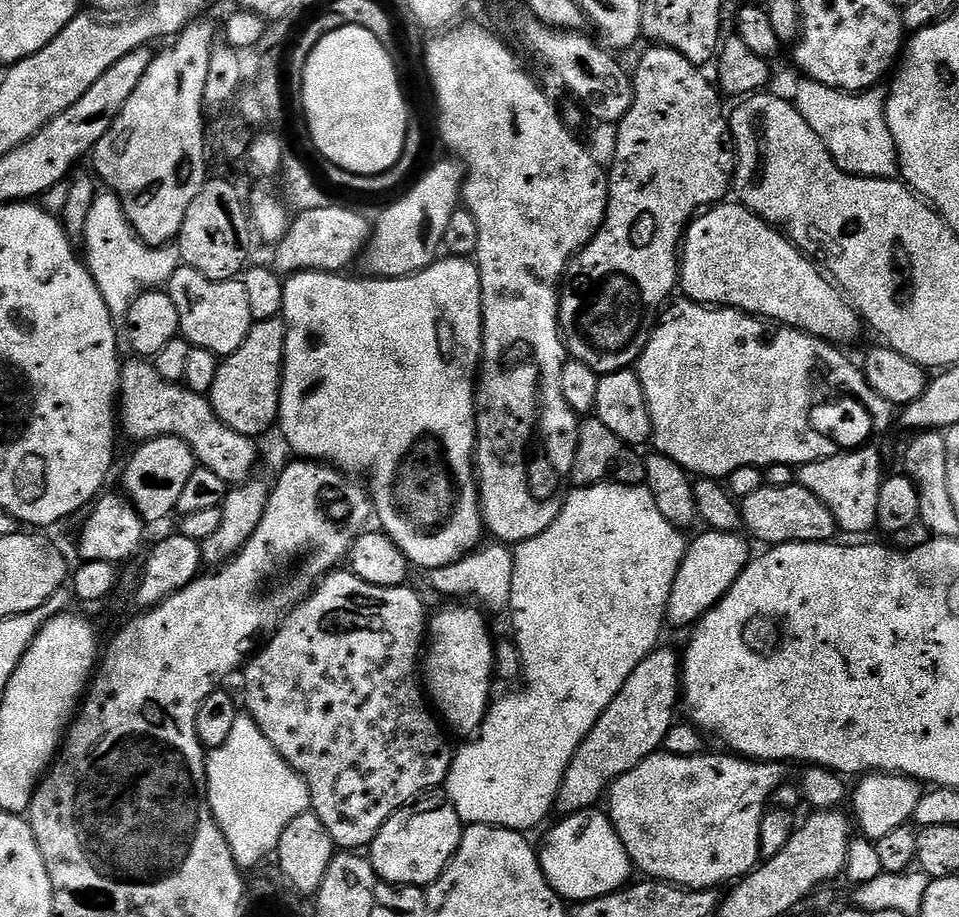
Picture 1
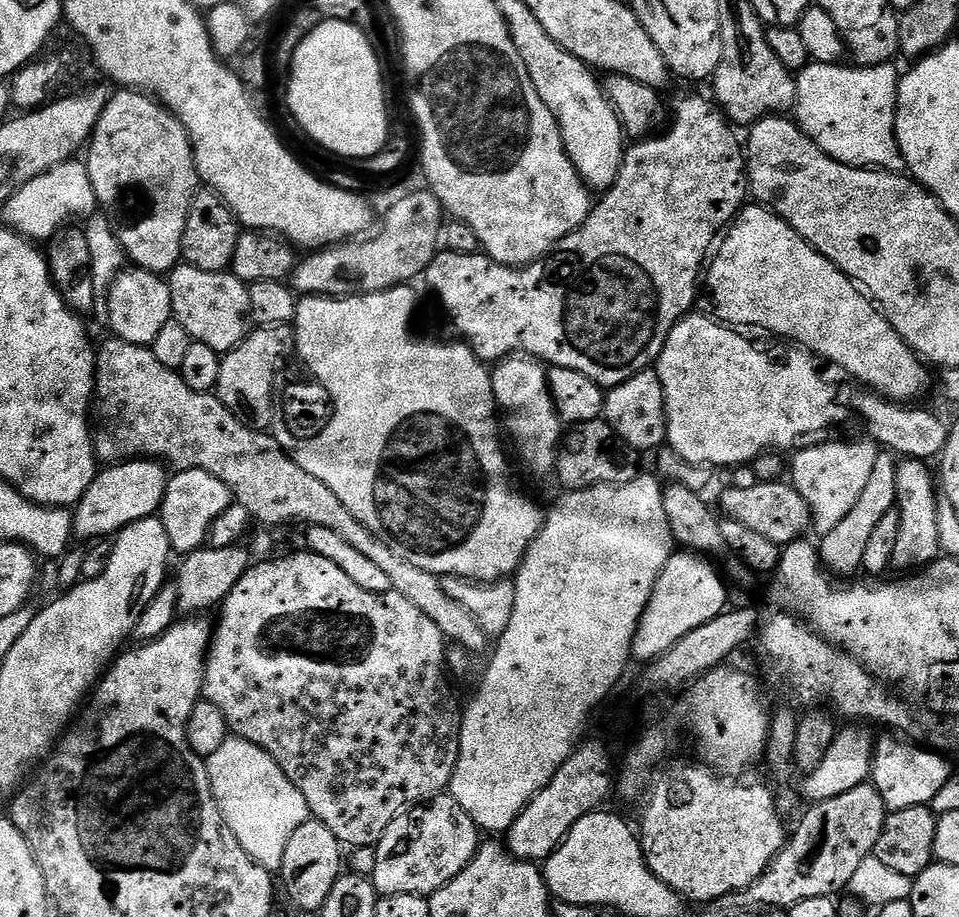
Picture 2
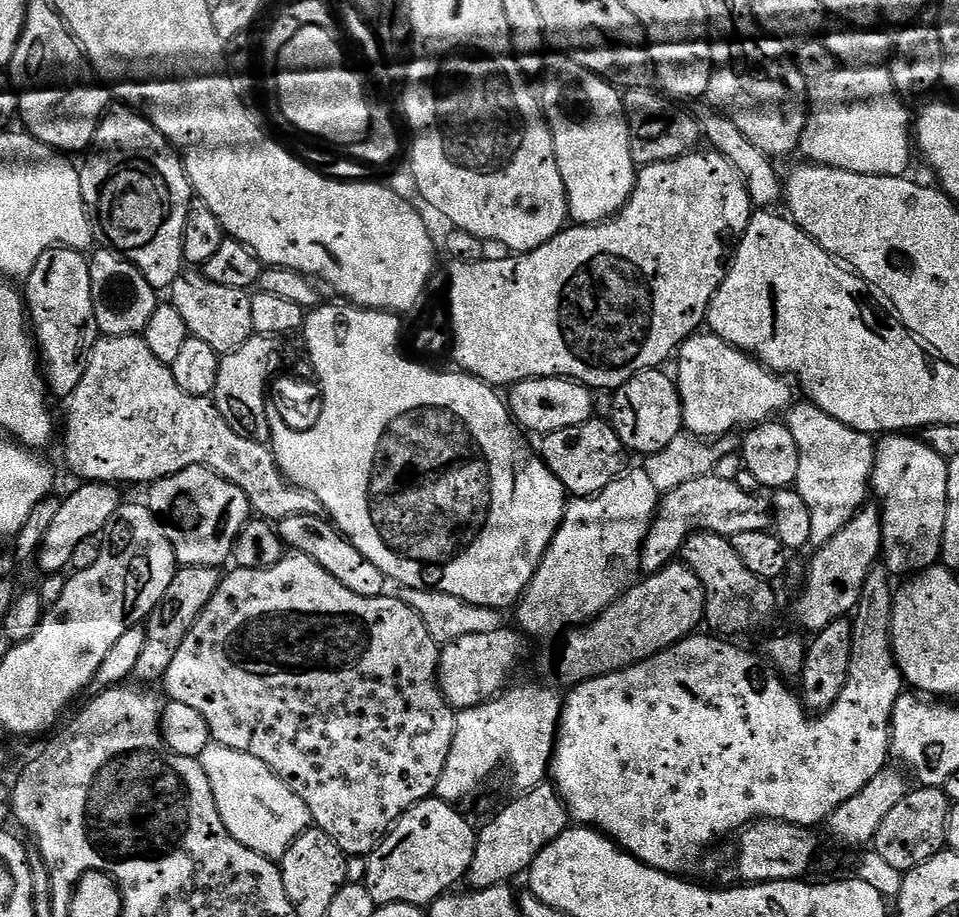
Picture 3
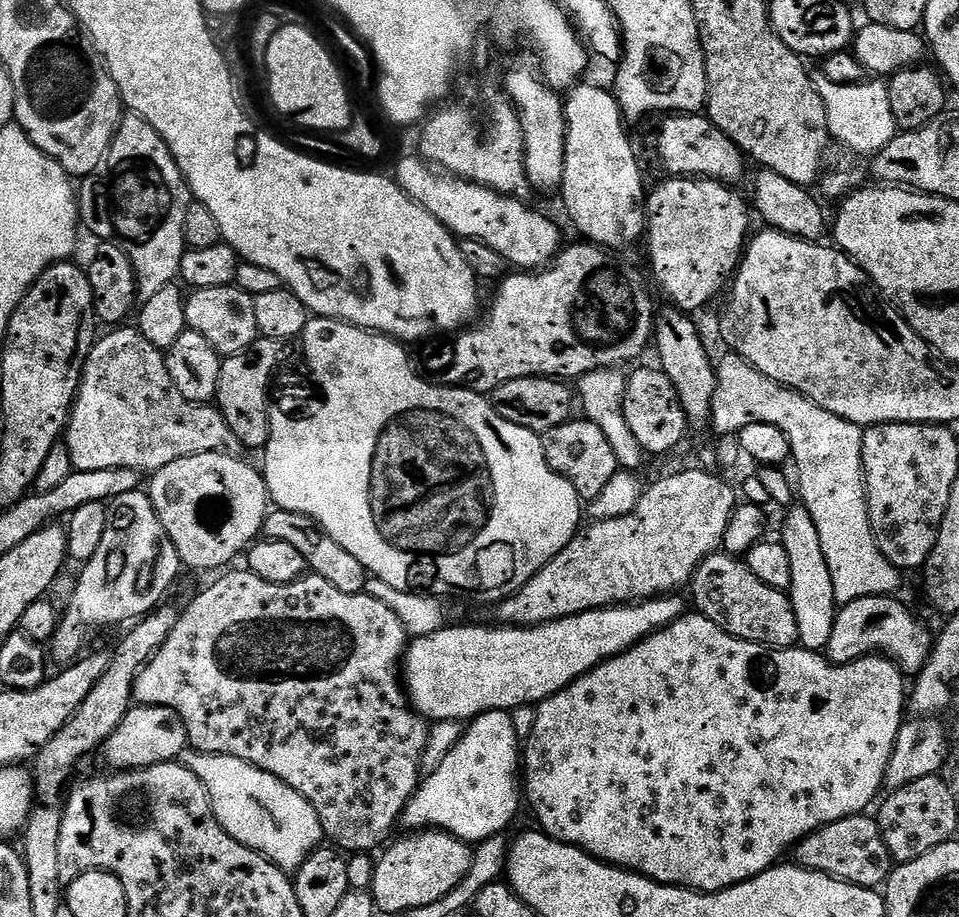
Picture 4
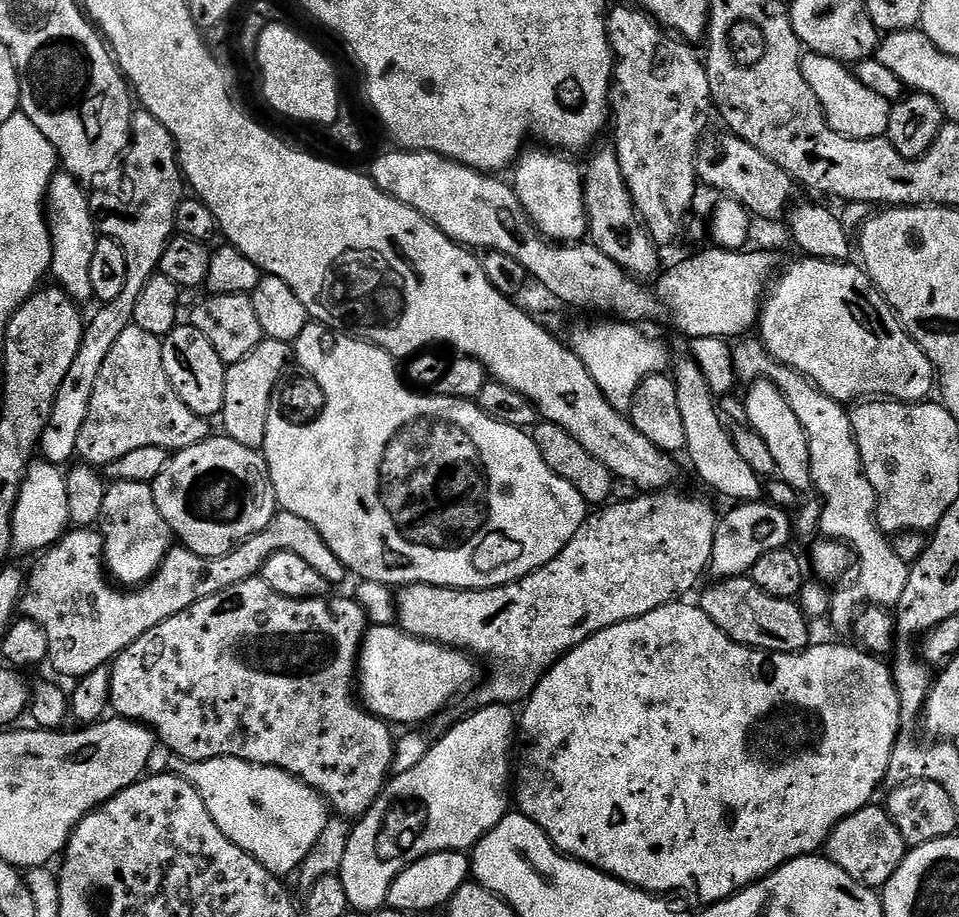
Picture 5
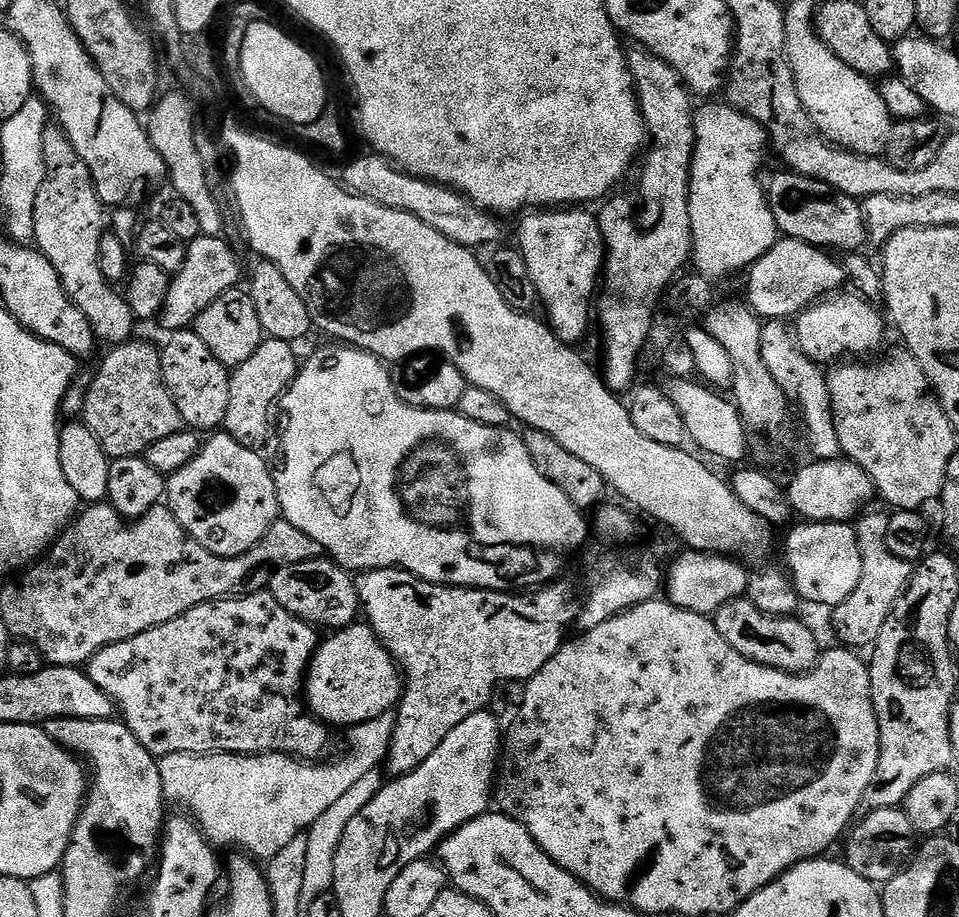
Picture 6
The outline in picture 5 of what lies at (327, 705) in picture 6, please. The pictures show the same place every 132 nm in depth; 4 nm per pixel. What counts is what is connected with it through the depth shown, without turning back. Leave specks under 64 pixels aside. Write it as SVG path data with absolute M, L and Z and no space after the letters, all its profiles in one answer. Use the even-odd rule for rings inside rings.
M374 624L364 633L360 644L358 696L363 707L389 725L420 726L423 720L431 721L439 716L455 696L477 683L473 663L475 661L459 649L420 640L392 624Z

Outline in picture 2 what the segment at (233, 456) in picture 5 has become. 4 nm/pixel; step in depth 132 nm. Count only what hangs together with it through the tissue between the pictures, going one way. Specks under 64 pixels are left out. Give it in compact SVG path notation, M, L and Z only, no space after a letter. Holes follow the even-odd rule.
M206 470L176 472L168 481L164 501L158 513L162 526L166 526L173 553L187 554L205 547L212 523L233 502L232 491L221 480L214 478L214 474L206 474Z

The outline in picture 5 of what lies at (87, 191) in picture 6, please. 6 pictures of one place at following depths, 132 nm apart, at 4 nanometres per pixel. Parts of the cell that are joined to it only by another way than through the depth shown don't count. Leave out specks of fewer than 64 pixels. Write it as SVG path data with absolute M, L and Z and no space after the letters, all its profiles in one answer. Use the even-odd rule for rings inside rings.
M57 171L53 176L46 197L46 219L48 233L52 239L51 279L77 302L93 299L90 286L90 261L94 258L94 246L98 239L98 229L92 212L88 209L89 193L84 192L85 185L75 180L70 173Z

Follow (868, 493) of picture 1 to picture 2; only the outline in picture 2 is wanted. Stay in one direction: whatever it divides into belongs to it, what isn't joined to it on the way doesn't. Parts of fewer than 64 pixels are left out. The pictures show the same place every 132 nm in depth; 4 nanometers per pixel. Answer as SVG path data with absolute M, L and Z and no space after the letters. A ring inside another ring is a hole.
M832 440L829 444L816 444L813 448L801 447L795 453L797 456L792 460L790 480L812 512L812 528L817 537L829 534L861 497L878 453L877 445L868 440Z

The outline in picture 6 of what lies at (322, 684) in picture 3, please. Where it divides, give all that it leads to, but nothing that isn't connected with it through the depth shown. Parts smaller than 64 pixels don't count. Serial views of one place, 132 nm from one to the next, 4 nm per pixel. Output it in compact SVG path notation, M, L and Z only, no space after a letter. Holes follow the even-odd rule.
M265 590L249 596L211 600L202 606L194 606L194 610L186 610L186 614L162 626L154 626L134 638L126 638L122 642L102 646L98 654L88 659L86 671L90 682L94 682L94 686L98 686L98 690L102 690L112 700L122 717L122 723L134 734L134 738L138 738L138 742L146 746L148 753L157 758L170 754L213 756L216 752L225 752L231 756L261 756L277 752L283 756L295 756L305 762L316 762L323 757L320 755L328 748L330 728L306 711L306 704L302 699L302 685L308 674L308 664L319 648L321 639L321 633L313 625L290 614L290 610L286 610L286 606L282 606L282 602L278 602L278 598L274 598L271 591Z

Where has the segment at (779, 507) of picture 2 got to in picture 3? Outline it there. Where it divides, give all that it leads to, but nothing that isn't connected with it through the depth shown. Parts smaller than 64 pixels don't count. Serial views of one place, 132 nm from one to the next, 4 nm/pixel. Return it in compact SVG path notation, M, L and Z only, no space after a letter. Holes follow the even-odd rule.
M709 474L702 478L694 478L690 482L682 482L676 490L670 490L663 493L660 501L660 507L656 509L656 518L652 522L652 528L648 531L648 536L644 539L644 546L640 549L639 567L645 568L645 573L651 574L659 572L668 564L673 563L681 555L685 542L693 532L716 532L720 536L729 538L742 534L746 530L769 531L774 524L774 513L770 507L769 501L759 500L759 495L742 490L737 486L735 479L724 476Z

